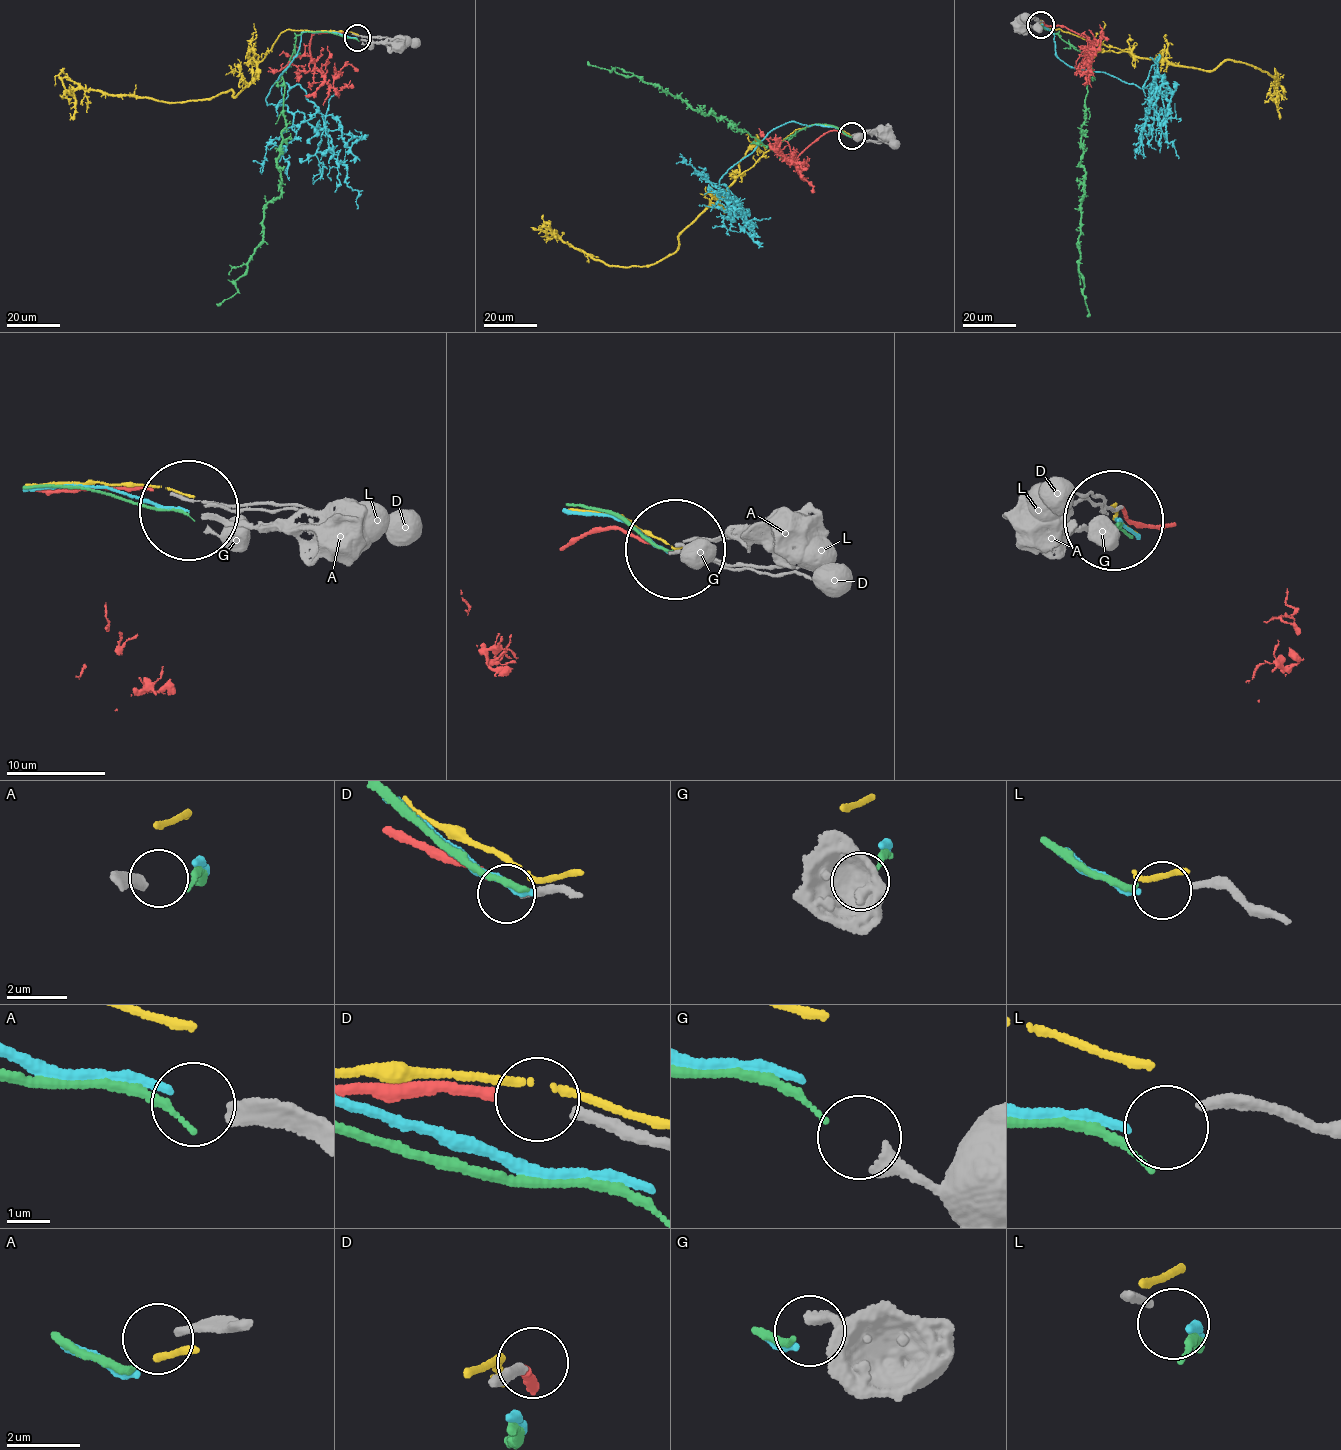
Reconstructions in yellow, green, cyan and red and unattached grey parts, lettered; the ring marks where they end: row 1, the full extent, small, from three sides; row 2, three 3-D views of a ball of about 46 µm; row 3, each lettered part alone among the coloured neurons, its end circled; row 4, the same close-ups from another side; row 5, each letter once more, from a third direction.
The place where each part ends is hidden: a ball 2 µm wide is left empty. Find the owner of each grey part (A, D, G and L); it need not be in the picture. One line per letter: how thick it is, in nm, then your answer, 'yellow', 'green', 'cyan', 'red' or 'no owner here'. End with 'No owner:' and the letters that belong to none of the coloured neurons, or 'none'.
A: 280 nm | no owner here
D: 240 nm | red
G: 320 nm | green
L: 240 nm | cyan
No owner: A

